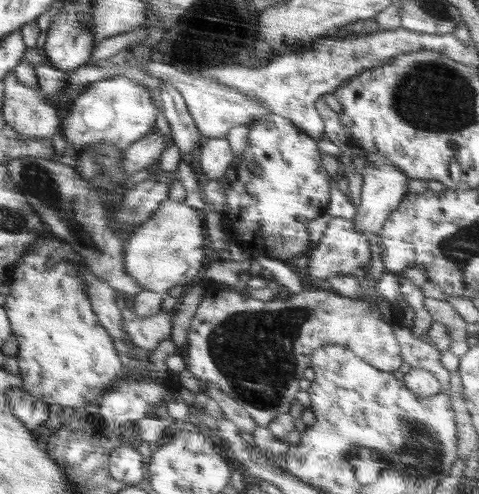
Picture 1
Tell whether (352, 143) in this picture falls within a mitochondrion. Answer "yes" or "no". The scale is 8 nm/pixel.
no

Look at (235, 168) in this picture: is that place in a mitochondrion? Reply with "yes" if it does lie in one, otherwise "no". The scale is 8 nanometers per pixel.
no

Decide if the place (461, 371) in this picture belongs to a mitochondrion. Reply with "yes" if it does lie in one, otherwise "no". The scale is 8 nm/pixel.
no

